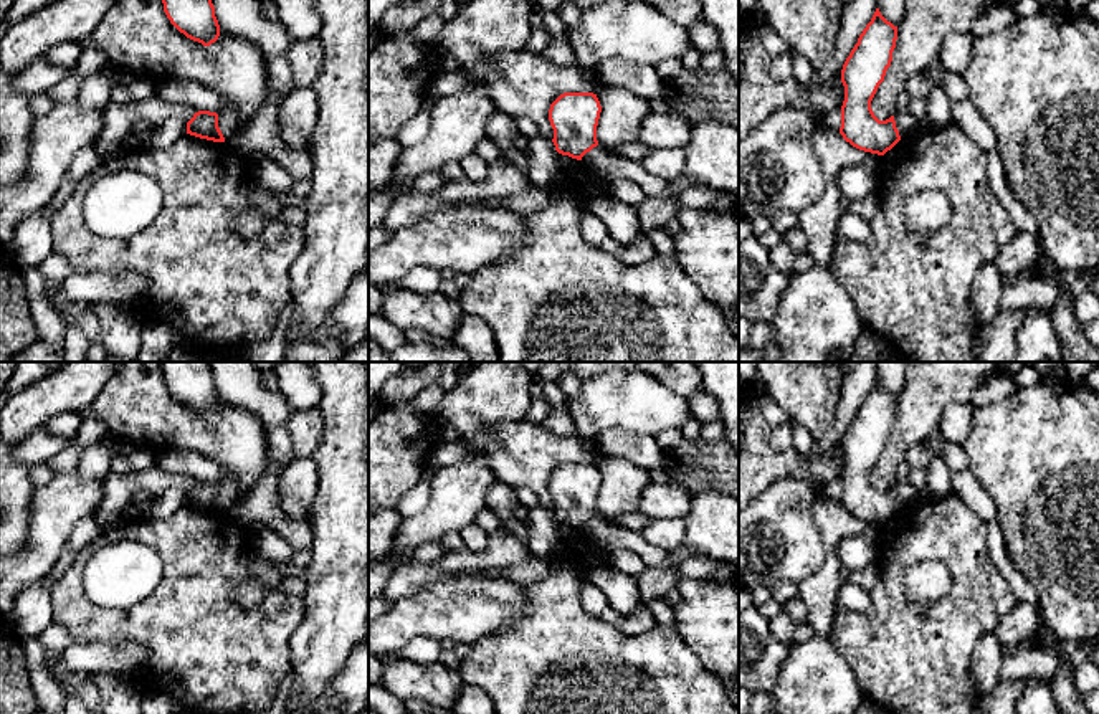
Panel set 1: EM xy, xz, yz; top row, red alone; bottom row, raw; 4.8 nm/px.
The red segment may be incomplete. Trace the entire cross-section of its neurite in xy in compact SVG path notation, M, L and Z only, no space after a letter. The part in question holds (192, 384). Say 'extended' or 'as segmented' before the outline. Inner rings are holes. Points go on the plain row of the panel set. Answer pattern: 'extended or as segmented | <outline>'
as segmented | M160 362L170 393L187 408L210 416L220 407L210 362Z

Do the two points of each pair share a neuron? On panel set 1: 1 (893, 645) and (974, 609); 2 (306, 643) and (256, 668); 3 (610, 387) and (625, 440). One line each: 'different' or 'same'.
1: same
2: different
3: different

